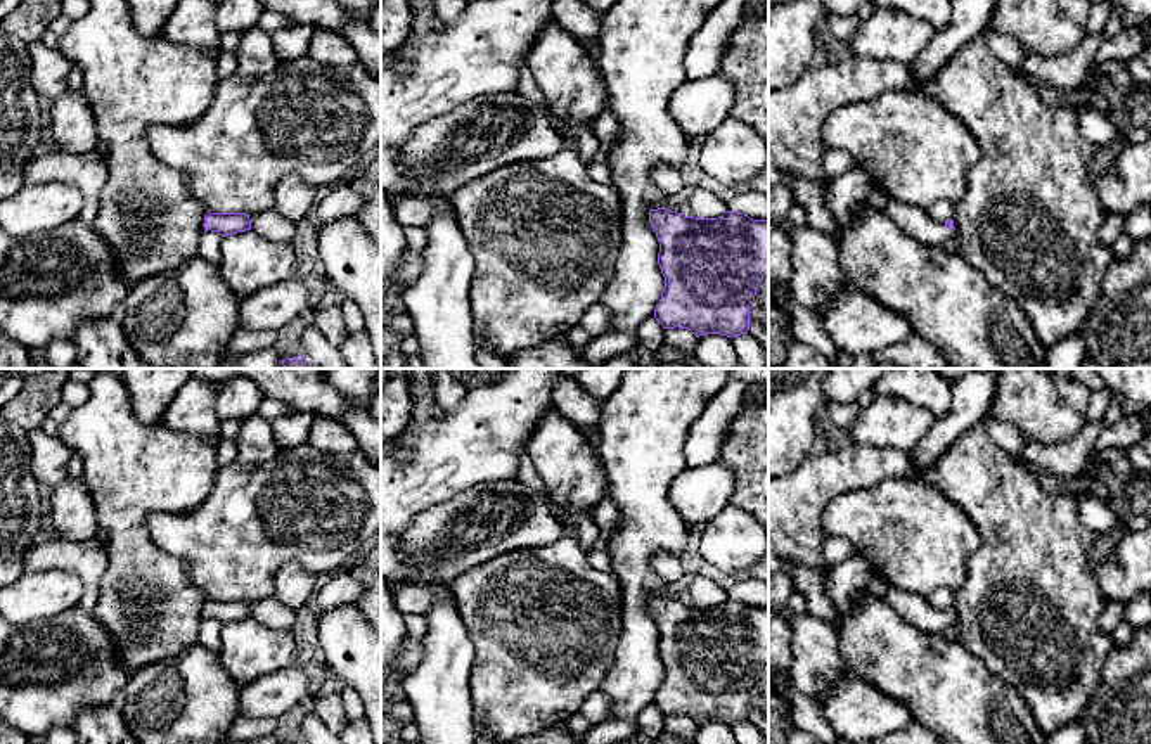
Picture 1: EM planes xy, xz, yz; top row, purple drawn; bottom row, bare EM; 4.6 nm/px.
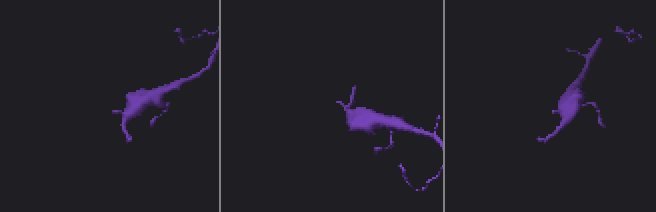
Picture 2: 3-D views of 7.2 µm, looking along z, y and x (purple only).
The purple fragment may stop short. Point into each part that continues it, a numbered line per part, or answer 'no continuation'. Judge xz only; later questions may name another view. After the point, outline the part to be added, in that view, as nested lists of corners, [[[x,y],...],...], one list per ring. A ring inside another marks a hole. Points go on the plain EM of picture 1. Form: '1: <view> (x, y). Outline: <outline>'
no continuation

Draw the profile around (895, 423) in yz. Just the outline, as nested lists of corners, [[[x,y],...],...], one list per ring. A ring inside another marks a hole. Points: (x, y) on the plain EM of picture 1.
[[[881,394],[858,410],[848,436],[860,446],[893,448],[907,455],[935,422],[935,414],[907,398]]]

